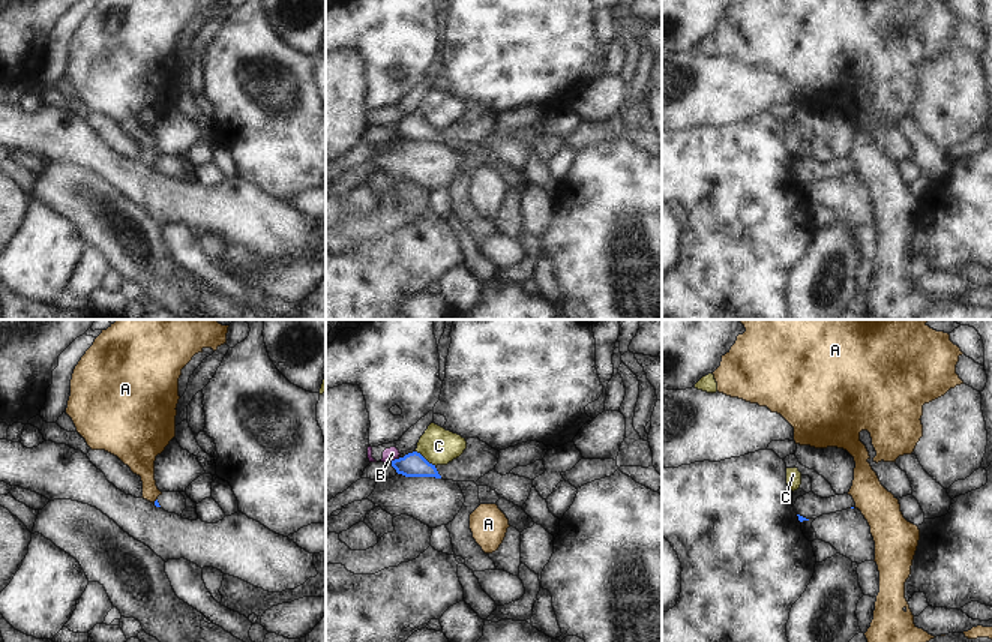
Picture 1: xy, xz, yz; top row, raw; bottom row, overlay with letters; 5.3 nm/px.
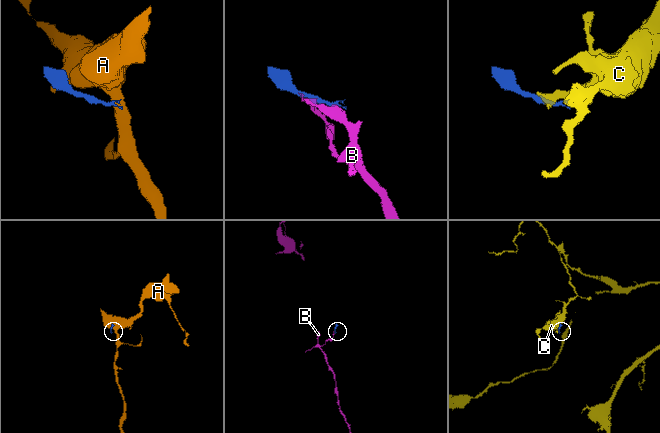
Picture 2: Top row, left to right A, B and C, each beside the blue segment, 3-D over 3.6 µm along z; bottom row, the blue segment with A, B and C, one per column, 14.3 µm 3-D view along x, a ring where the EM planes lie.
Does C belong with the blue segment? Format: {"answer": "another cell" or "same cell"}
{"answer": "another cell"}

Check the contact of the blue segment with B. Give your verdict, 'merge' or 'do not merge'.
do not merge

